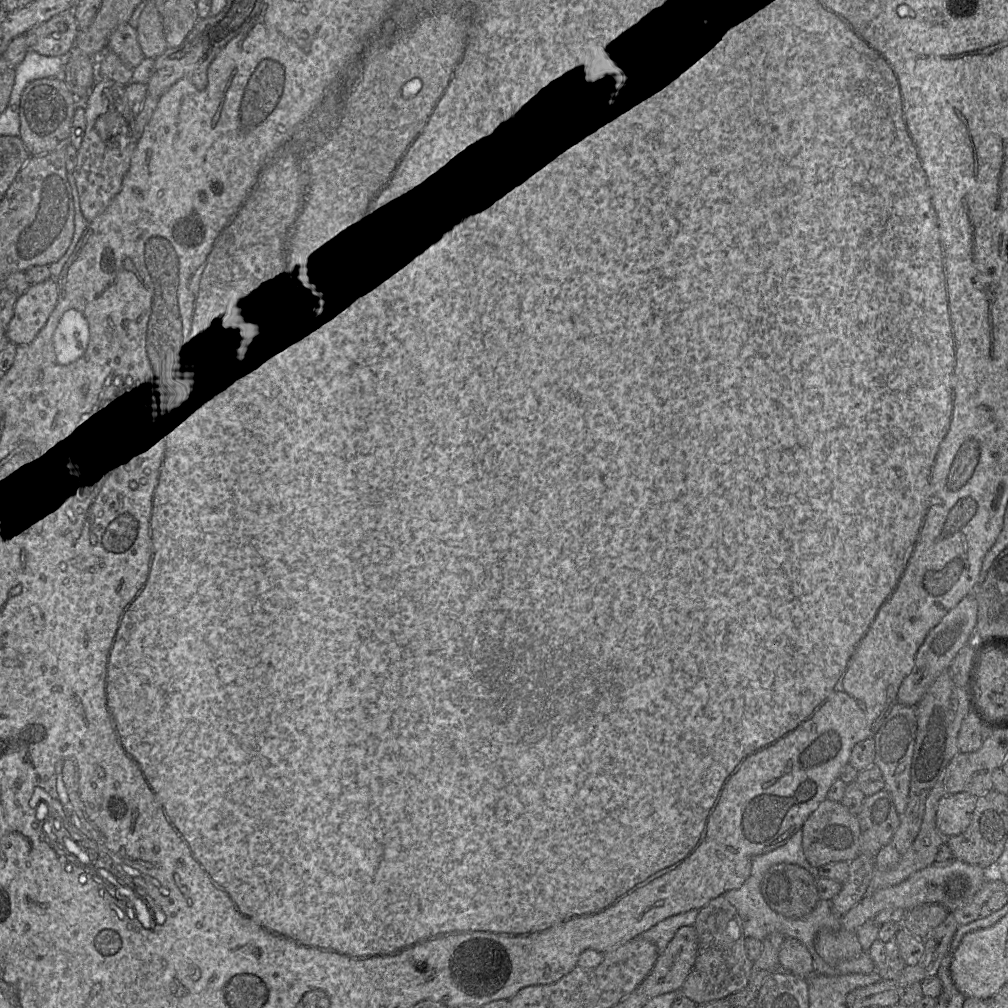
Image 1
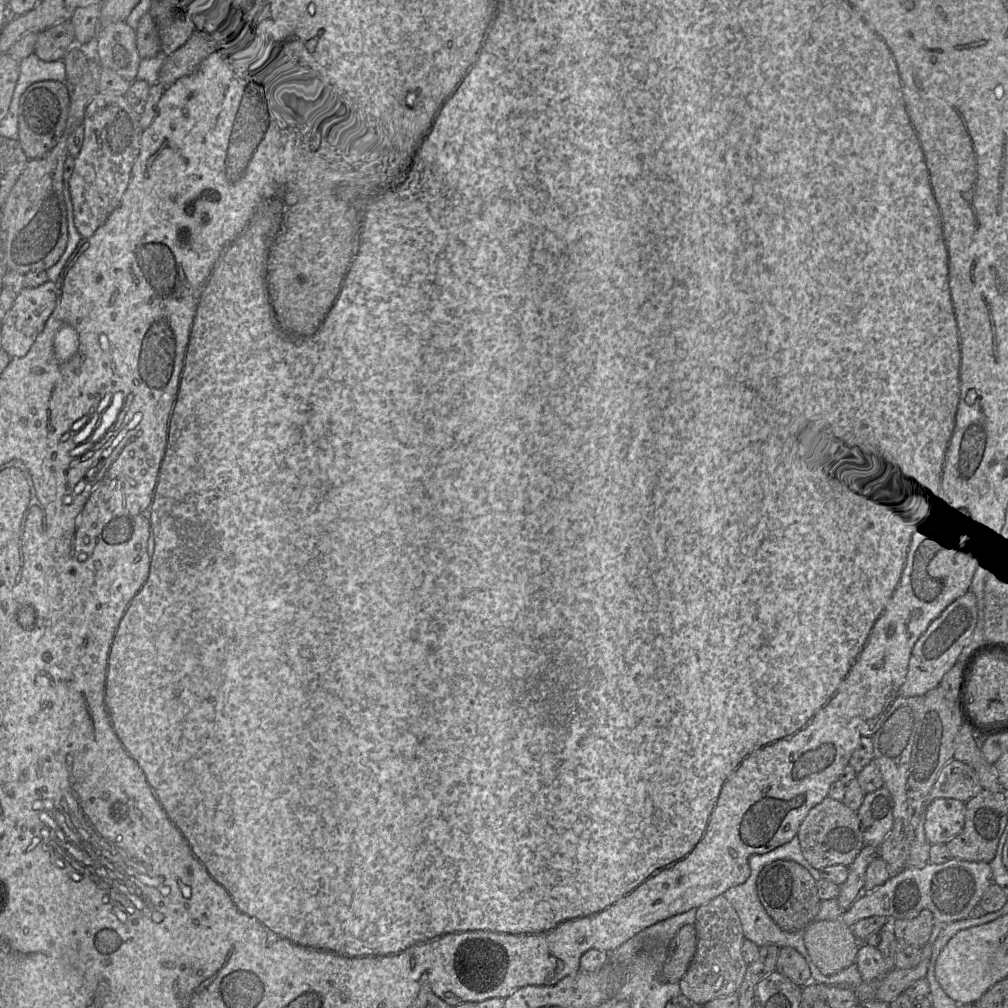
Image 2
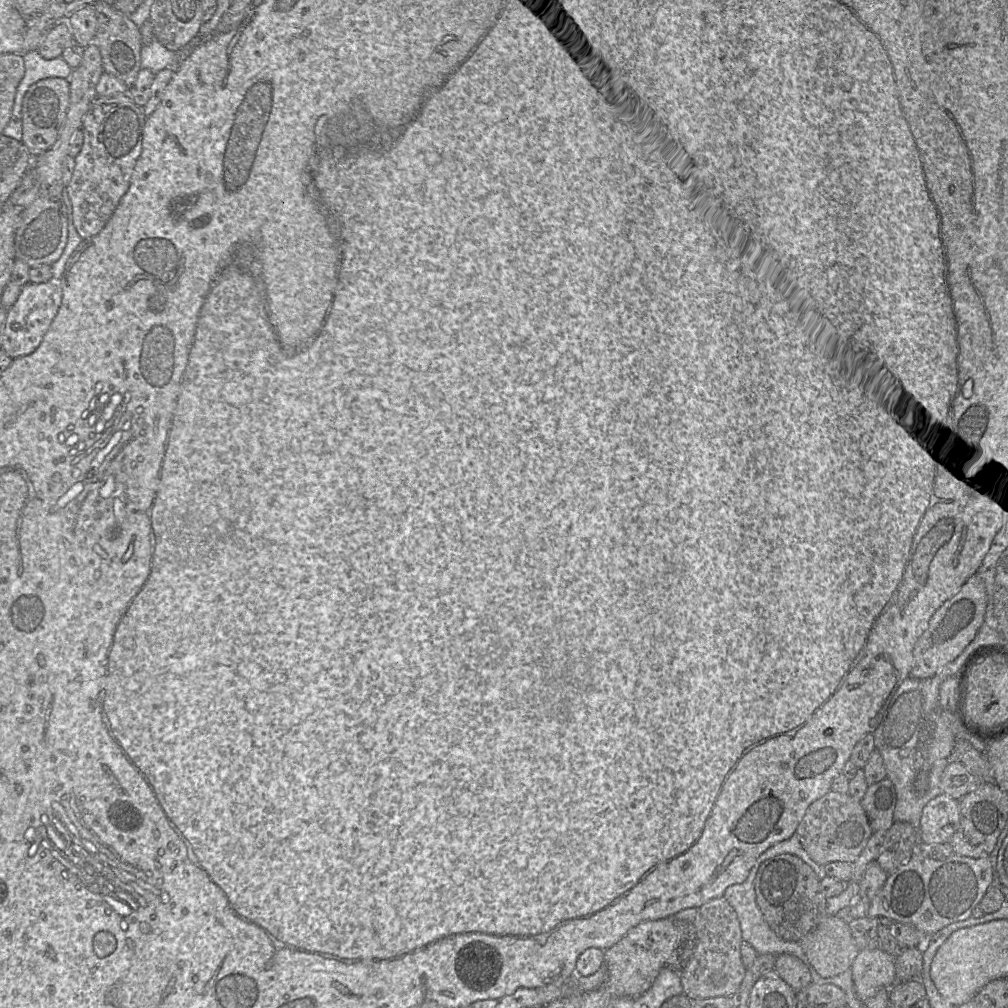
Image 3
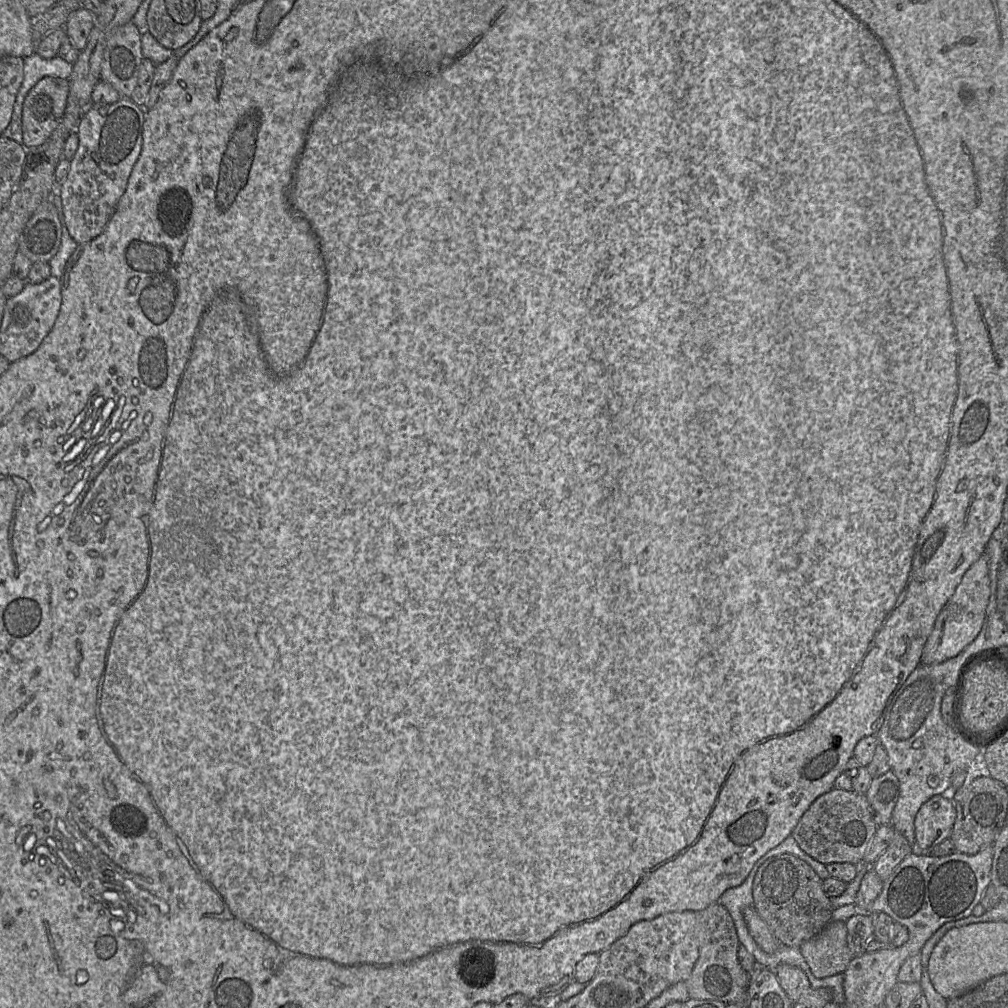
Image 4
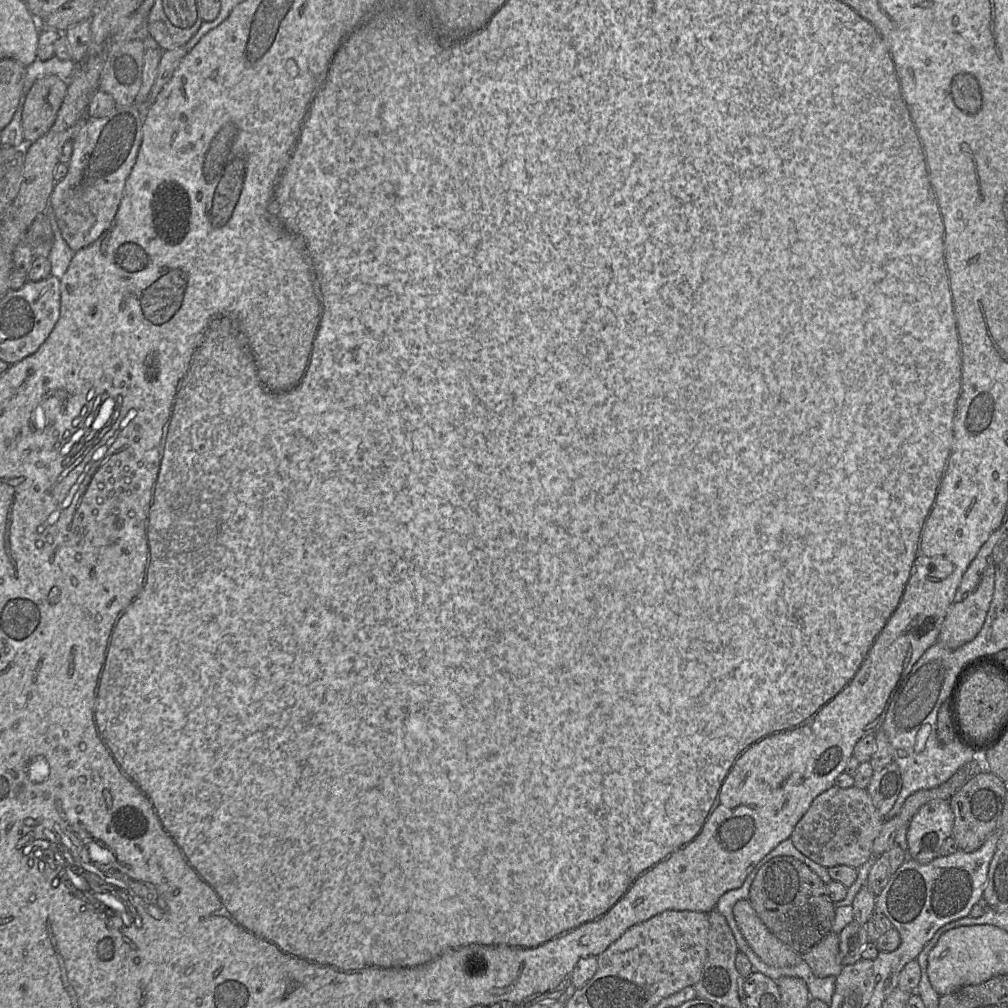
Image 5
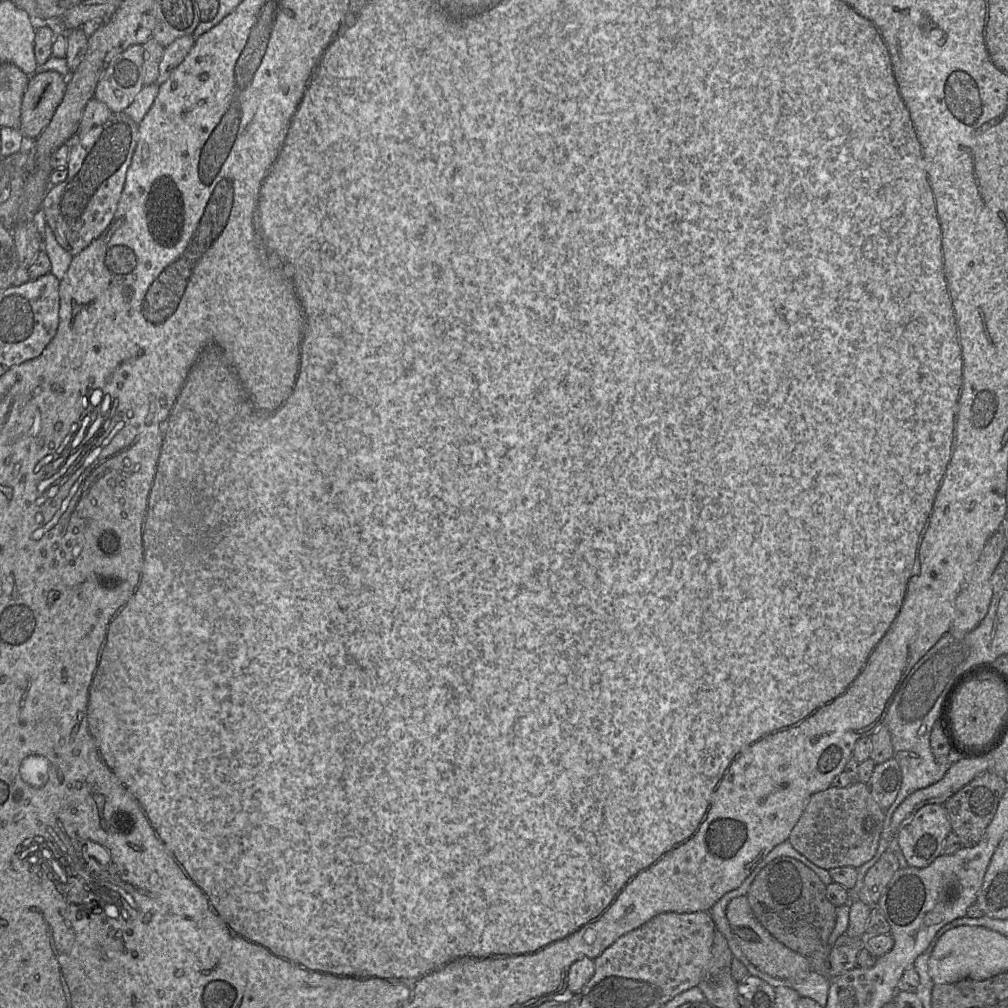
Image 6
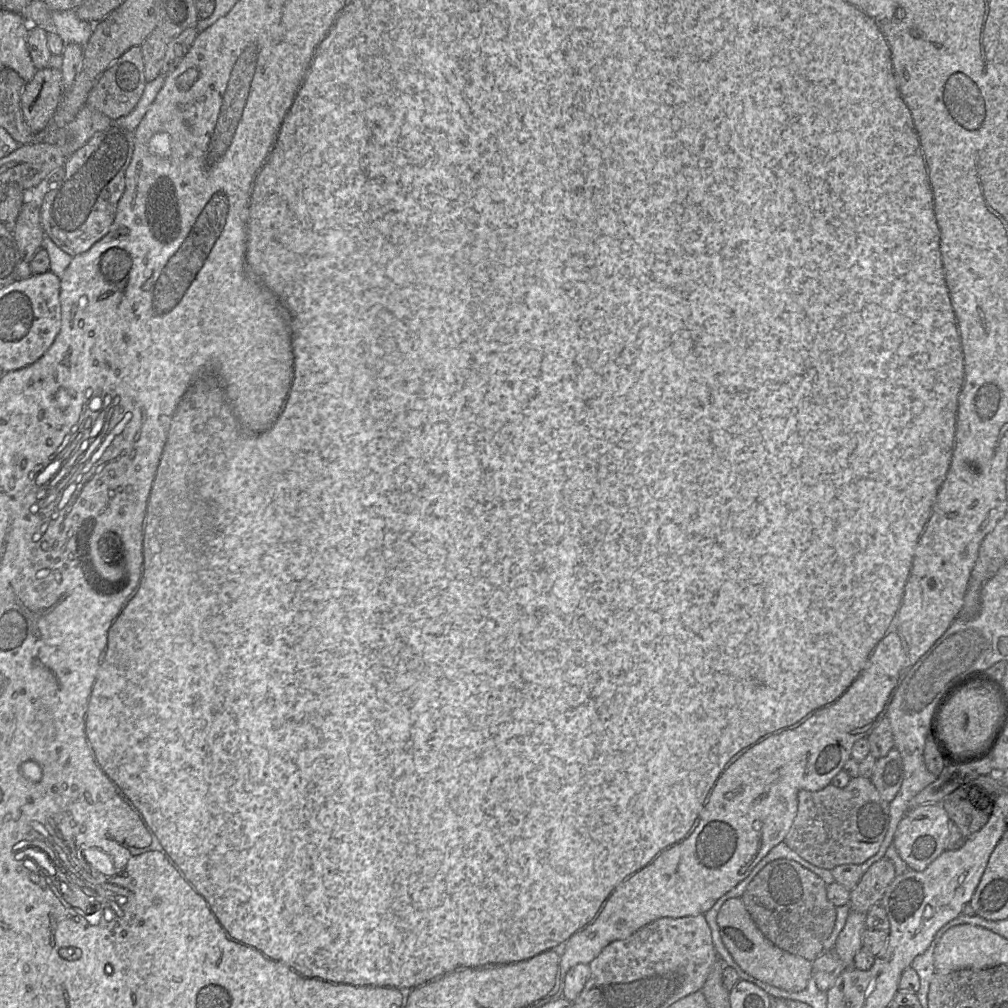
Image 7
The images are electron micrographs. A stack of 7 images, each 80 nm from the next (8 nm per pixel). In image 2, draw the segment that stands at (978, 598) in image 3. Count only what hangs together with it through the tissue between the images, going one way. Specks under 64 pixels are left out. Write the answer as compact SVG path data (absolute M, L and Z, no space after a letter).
M968 590L949 604L916 641L899 694L905 697L924 696L929 690L939 686L945 673L957 662L963 648L969 644L977 620L977 598Z

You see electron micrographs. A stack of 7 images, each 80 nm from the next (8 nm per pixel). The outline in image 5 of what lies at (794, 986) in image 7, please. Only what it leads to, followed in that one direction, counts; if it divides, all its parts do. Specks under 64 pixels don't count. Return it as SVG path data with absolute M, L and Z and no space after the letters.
M739 900L733 907L733 915L737 926L755 954L767 965L789 967L802 961L802 954L780 941L759 918L749 900Z

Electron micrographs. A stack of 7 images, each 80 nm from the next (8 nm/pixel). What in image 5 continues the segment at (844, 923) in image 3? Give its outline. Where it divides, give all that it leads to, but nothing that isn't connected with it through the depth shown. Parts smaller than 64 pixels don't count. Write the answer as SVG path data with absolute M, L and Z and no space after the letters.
M829 932L817 944L802 954L802 959L816 977L837 977L844 967L839 953L839 934Z

